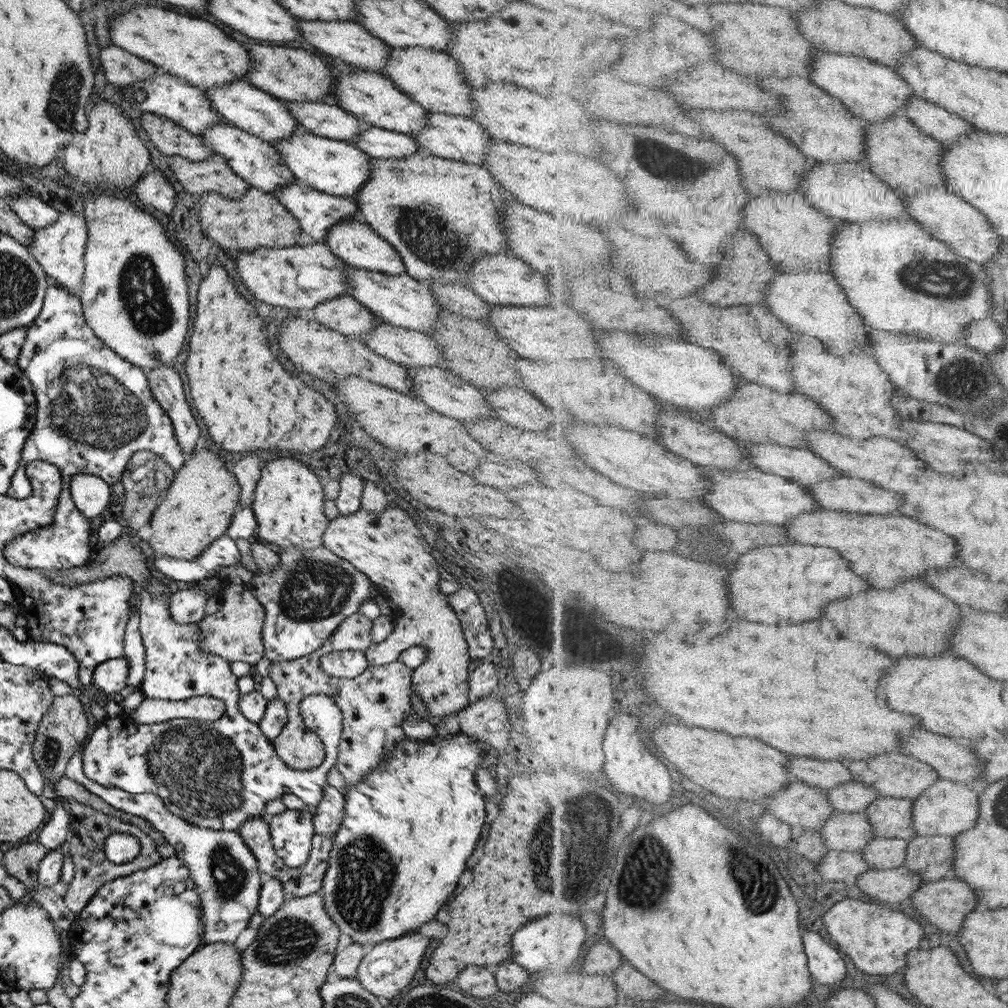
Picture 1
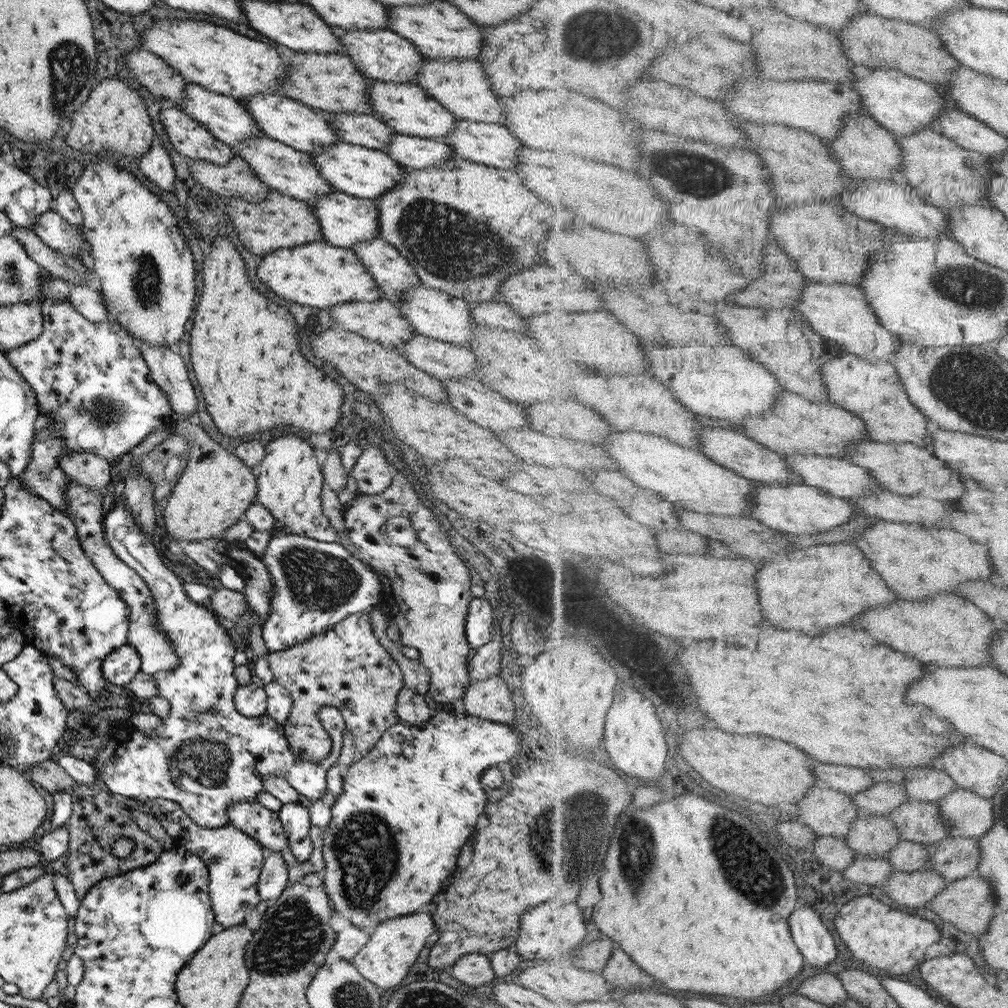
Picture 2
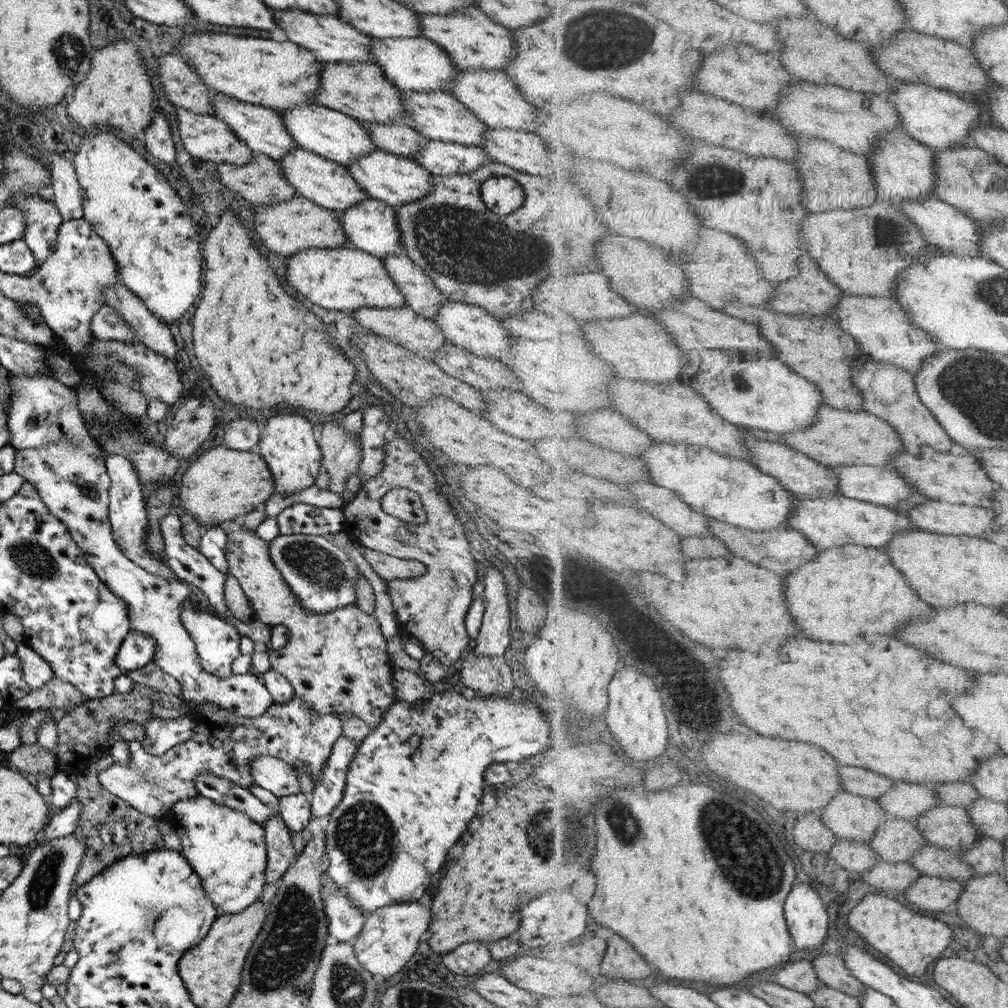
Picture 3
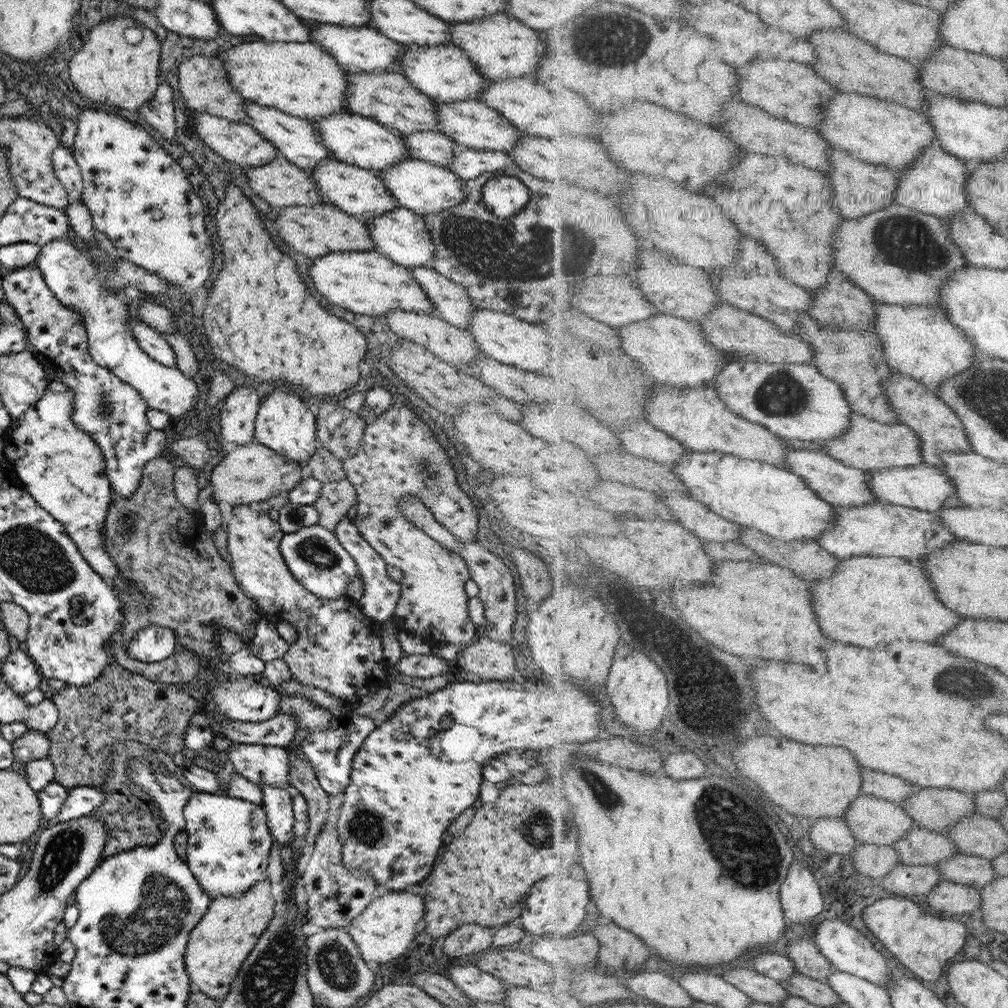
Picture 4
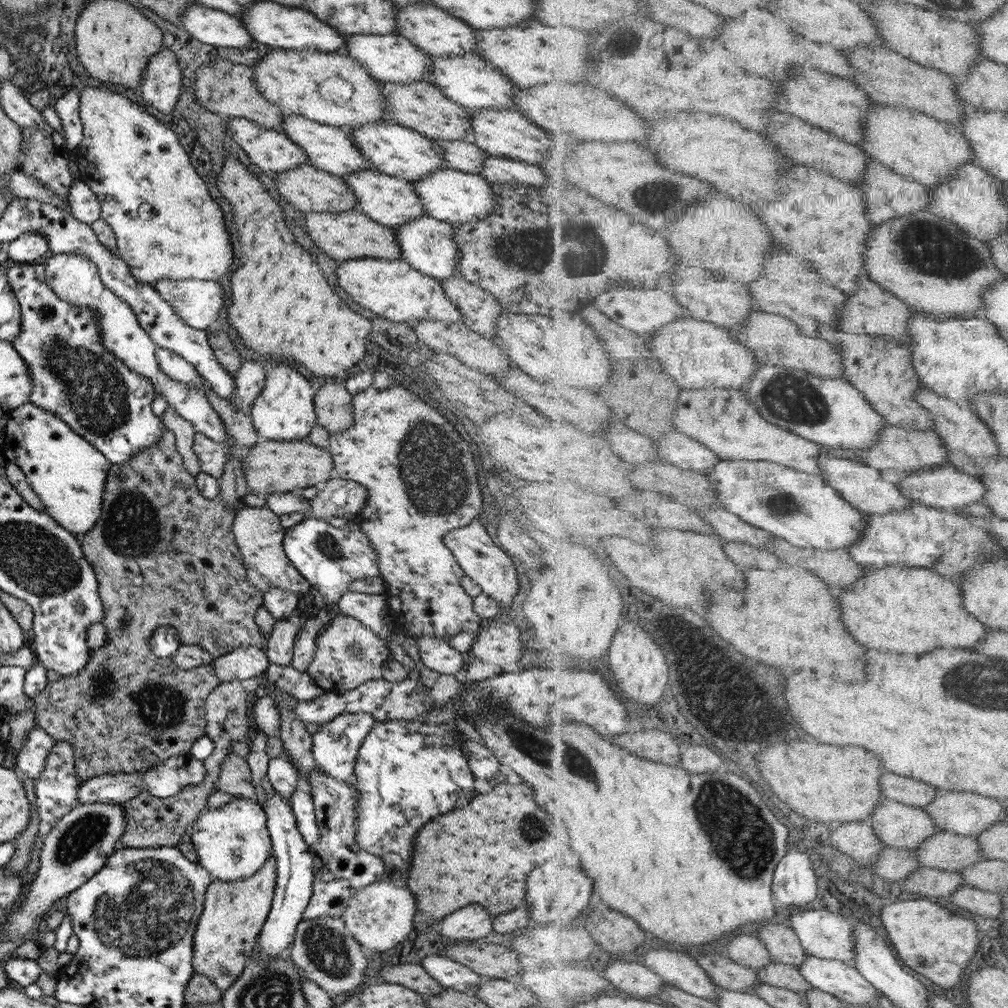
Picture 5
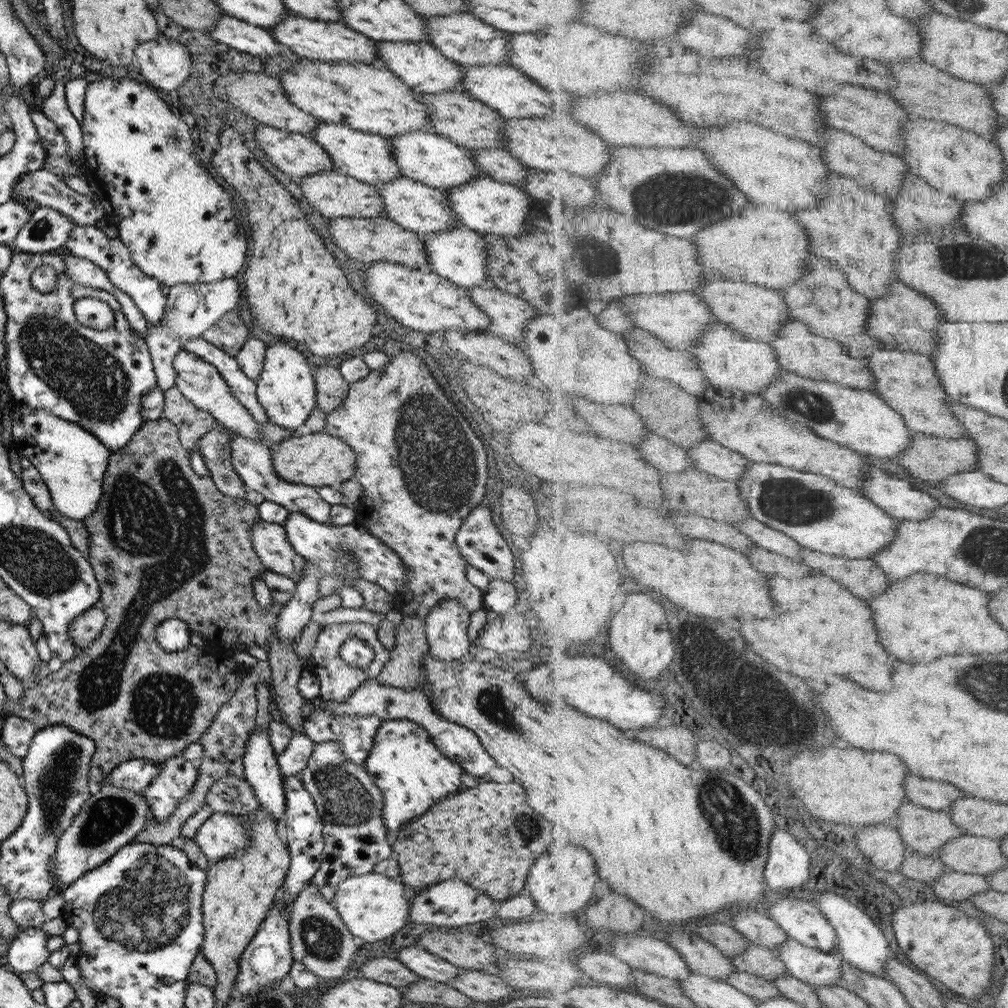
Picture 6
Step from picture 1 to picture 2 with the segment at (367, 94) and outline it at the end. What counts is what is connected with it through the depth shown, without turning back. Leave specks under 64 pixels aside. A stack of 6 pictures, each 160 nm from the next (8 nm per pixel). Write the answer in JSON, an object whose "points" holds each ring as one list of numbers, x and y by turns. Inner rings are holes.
{"points":[[369,80,367,108,394,133,427,139,444,139,457,120,449,114,449,109,441,108,439,102,415,83]]}

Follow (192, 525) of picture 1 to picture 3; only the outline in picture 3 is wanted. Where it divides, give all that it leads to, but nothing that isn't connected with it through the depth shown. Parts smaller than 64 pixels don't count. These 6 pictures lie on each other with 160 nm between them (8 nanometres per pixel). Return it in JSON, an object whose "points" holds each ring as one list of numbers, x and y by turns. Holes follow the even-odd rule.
{"points":[[223,444,215,447,204,445,180,479,175,497,177,513,191,515,201,528,220,525,261,507,274,493,270,470,258,451,240,451]]}

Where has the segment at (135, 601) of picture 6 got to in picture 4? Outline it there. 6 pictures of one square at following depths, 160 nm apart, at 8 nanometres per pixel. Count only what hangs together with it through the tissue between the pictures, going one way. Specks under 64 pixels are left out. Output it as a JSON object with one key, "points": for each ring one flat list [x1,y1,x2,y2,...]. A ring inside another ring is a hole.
{"points":[[164,455,148,460,133,495,122,497,112,490,110,496,102,546,118,572,143,595,135,606,129,596,118,594,123,611,118,640,125,650,138,630,158,625,175,632,179,648,215,660,215,627,234,632,246,643,252,640,261,613,235,584,229,562,213,545,213,535,204,532,202,515,186,511,177,500,172,489,176,465],[107,665,104,666,103,671,100,672,100,675,88,685,63,685,58,691,51,692,52,695,48,697,48,699,52,702,54,707,57,709,57,722,55,726,49,730,46,734,46,738,48,739,48,757,51,761,51,764,54,768,54,780,57,781,61,786,64,786,67,790,76,786,95,786,99,784,103,784,106,779,106,774,110,771,110,760,109,756,112,754,112,746,121,741,139,741,140,743,147,743,150,747,157,750,161,750,163,753,166,753,170,756,178,757,178,755,182,755,183,751,186,749,184,745,184,737,183,733,185,733,185,729,190,726,189,717,199,710,199,697,193,697,191,691,187,690,187,686,191,686,190,688,195,688,195,681,192,684,165,684,160,682,153,682,148,678,145,678,143,675,139,673,135,674,134,672,128,671,119,665],[127,712,135,712,137,714,137,719,133,724,128,726,127,724,123,724,121,721,121,717,123,714,127,714]]}

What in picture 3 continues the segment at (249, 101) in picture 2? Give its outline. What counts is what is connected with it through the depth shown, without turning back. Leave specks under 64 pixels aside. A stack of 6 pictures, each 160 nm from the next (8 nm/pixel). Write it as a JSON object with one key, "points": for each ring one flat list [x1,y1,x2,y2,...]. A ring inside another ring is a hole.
{"points":[[305,104,291,109,277,110,277,114,279,114,287,134,293,138,297,147,340,165,355,162,376,148,369,138,369,132,365,132,365,127,361,126,359,121,333,109]]}

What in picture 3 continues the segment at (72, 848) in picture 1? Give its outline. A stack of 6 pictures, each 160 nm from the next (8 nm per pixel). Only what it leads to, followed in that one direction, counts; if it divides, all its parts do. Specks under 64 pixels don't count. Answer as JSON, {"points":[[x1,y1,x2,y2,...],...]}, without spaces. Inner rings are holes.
{"points":[[103,754,93,764,75,774,75,800,80,802,81,812,73,833,86,846,74,876,75,886,85,884,92,876,109,866,109,863,126,854,144,853,163,847,162,836,156,827,156,818,131,808,99,784,98,772,112,763,111,756]]}

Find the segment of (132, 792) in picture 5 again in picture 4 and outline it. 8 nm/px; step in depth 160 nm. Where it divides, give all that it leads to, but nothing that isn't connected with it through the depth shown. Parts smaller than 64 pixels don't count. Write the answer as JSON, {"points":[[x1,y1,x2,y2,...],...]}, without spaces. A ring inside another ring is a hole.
{"points":[[76,786,67,790,66,799,61,805,59,814,48,821,53,826,61,821,68,821,78,816,89,815,99,804,103,804,106,794,95,786]]}

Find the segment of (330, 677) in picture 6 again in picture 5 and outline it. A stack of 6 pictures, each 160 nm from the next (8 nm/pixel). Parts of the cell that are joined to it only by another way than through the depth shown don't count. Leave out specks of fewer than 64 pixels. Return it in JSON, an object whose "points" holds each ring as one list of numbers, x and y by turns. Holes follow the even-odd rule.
{"points":[[339,612,316,636,315,651,305,673,317,686,332,693,342,693,366,680,382,678,381,669,389,657,390,650,380,636,361,622]]}

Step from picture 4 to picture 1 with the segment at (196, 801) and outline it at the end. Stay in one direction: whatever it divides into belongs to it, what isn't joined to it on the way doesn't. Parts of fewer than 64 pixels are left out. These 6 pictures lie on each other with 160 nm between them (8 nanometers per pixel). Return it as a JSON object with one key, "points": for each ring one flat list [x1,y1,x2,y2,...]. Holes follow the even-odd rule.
{"points":[[81,748,67,761,64,775,74,780,89,792,97,795,109,806,146,820,174,848,175,856,189,869,189,878,196,886,200,900,203,934,200,946,226,942,233,943,239,932,247,927,249,918,256,912,258,894,263,877,259,874,257,861,247,845,235,831,220,831,199,828,189,824,172,812,167,811,165,803,151,793,133,794,118,788,105,787,93,782,82,772]]}

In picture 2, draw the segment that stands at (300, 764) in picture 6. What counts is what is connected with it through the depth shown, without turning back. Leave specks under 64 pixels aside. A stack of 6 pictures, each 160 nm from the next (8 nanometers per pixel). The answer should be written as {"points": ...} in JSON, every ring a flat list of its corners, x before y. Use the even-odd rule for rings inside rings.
{"points":[[267,851,256,884,260,900,275,900,288,884,288,868,280,852]]}

